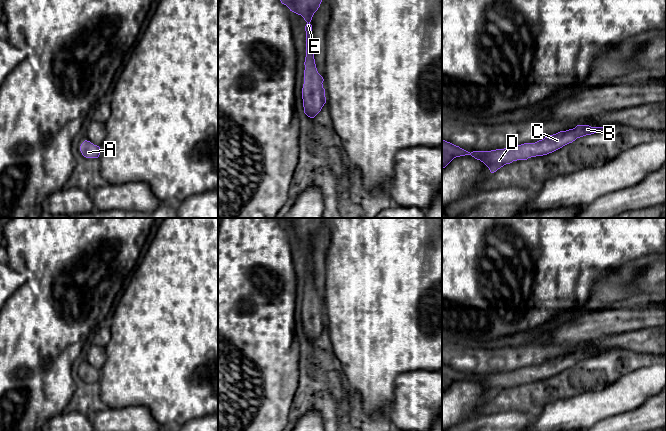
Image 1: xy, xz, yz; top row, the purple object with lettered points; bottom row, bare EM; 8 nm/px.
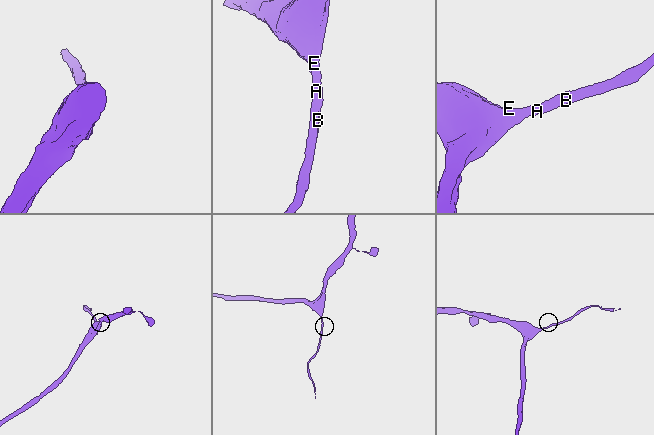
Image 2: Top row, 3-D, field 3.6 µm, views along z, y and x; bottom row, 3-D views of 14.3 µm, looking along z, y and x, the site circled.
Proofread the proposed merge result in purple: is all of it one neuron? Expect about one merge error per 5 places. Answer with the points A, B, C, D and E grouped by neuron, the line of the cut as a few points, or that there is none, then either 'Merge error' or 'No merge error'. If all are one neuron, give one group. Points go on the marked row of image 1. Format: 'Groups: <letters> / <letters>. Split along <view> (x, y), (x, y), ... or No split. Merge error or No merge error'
Groups: A B C D E. No split. No merge error

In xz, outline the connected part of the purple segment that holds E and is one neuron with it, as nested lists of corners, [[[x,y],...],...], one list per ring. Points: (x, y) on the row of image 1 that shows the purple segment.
[[[280,0],[290,11],[301,15],[307,22],[306,31],[306,57],[304,70],[304,84],[302,88],[302,99],[304,113],[314,118],[326,103],[325,89],[323,88],[323,77],[318,73],[313,44],[311,41],[312,25],[310,24],[314,13],[320,7],[322,0]]]

